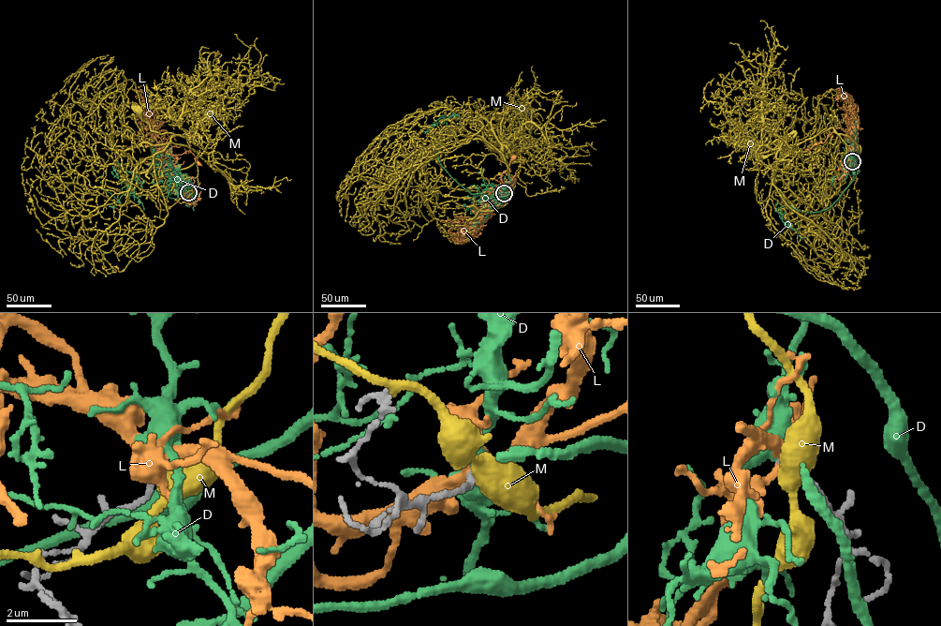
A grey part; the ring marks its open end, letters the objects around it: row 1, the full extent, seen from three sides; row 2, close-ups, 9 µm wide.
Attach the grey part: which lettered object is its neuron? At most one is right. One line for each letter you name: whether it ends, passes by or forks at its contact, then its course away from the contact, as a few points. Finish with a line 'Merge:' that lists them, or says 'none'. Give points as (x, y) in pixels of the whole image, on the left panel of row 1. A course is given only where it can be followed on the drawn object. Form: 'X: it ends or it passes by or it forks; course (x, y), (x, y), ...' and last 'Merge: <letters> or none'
D: it passes by; course (188, 192), (186, 184), (181, 196), (189, 201), (188, 205)
Merge: D

